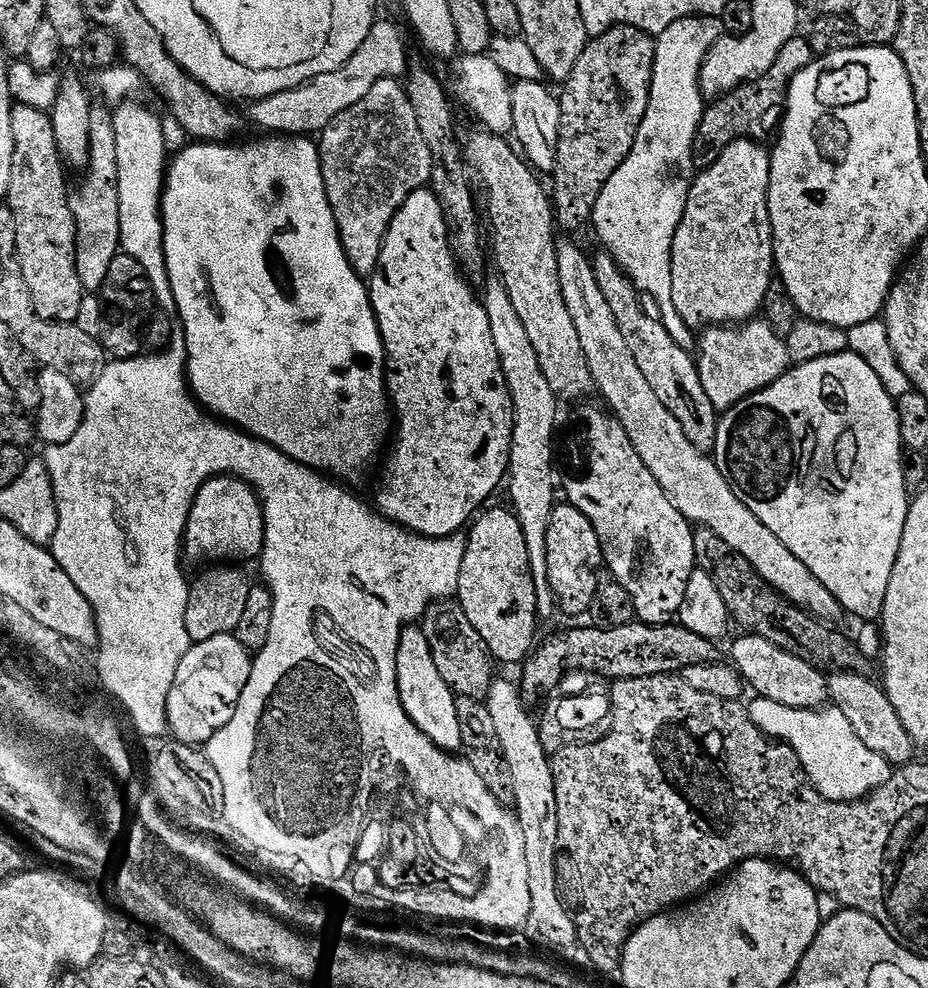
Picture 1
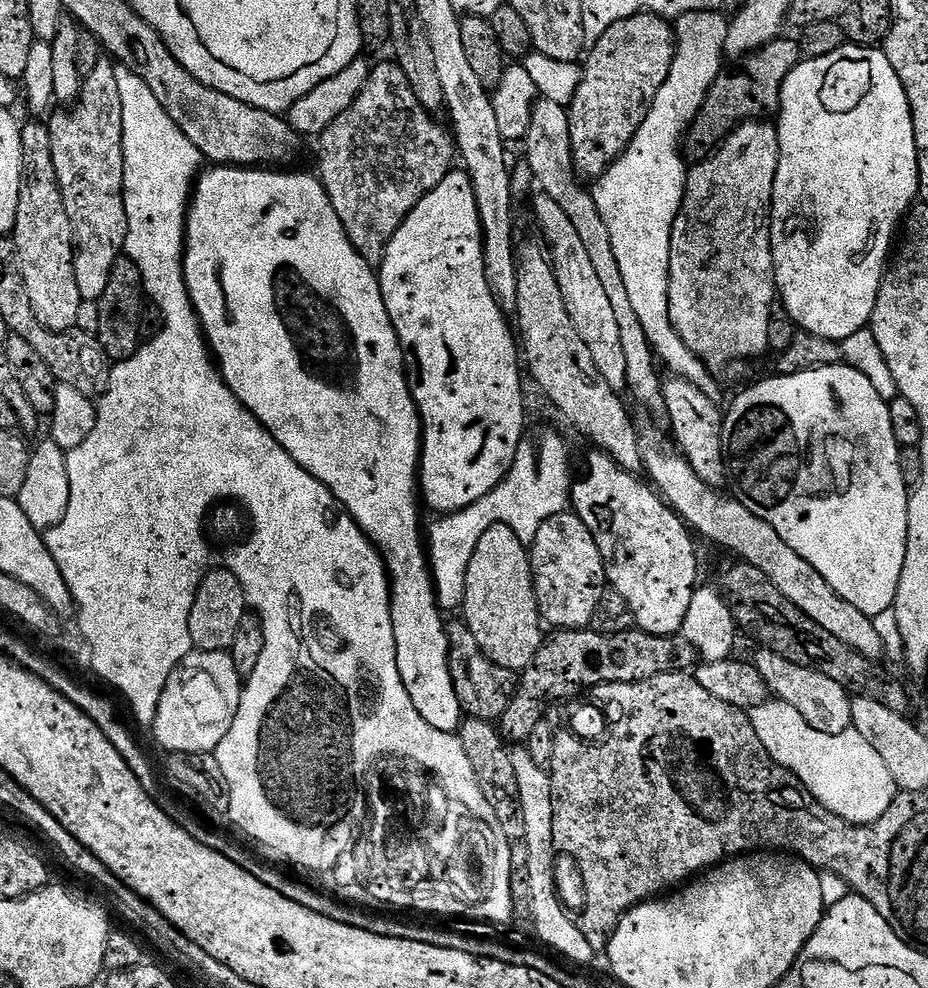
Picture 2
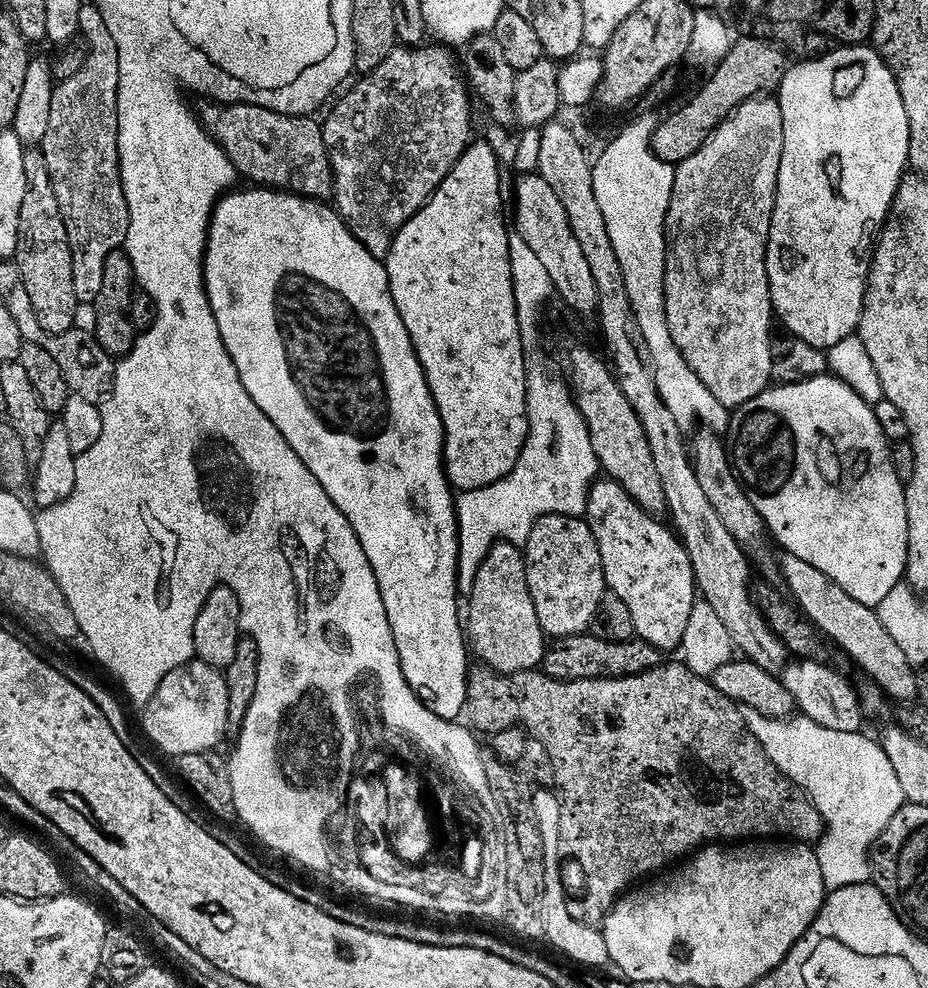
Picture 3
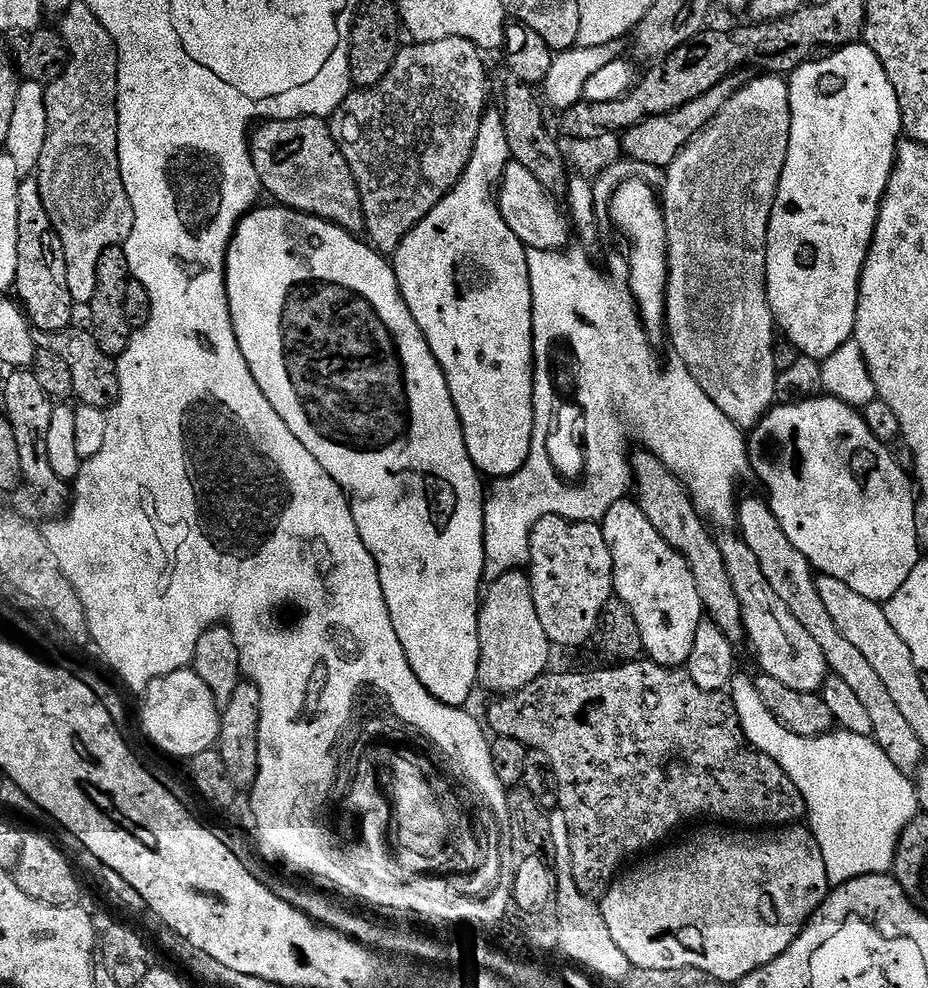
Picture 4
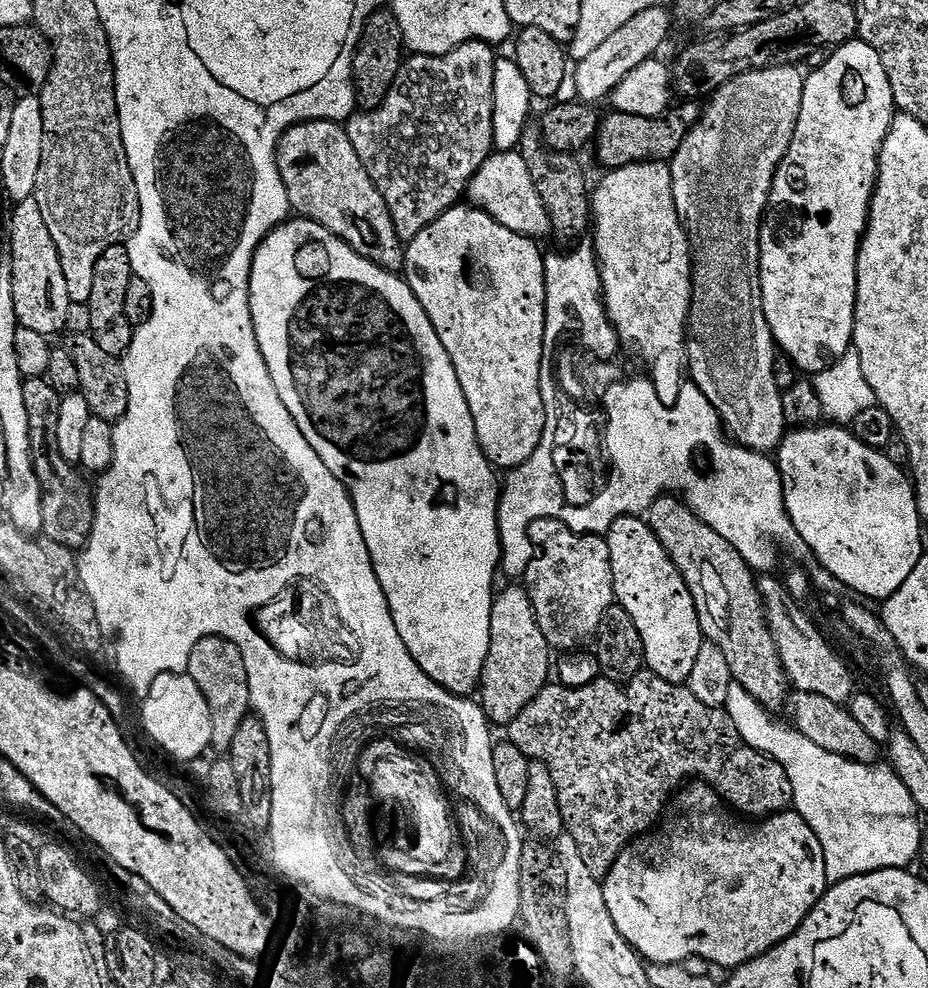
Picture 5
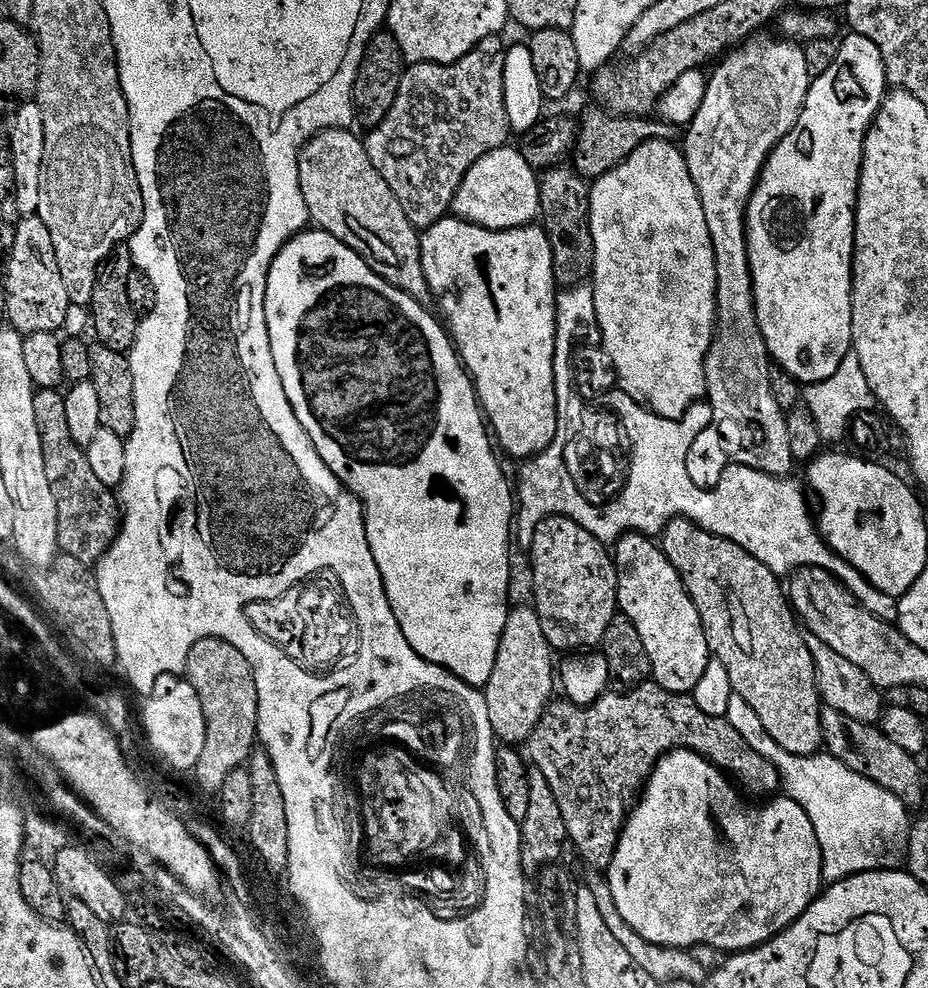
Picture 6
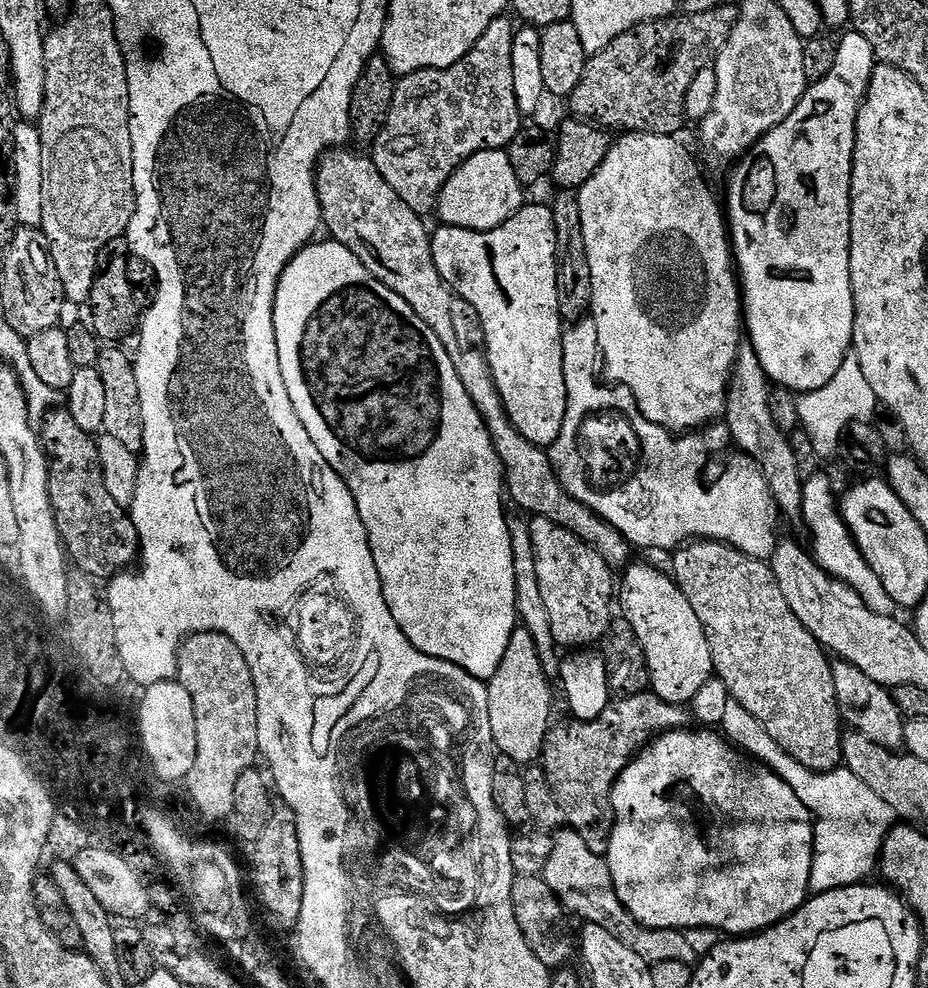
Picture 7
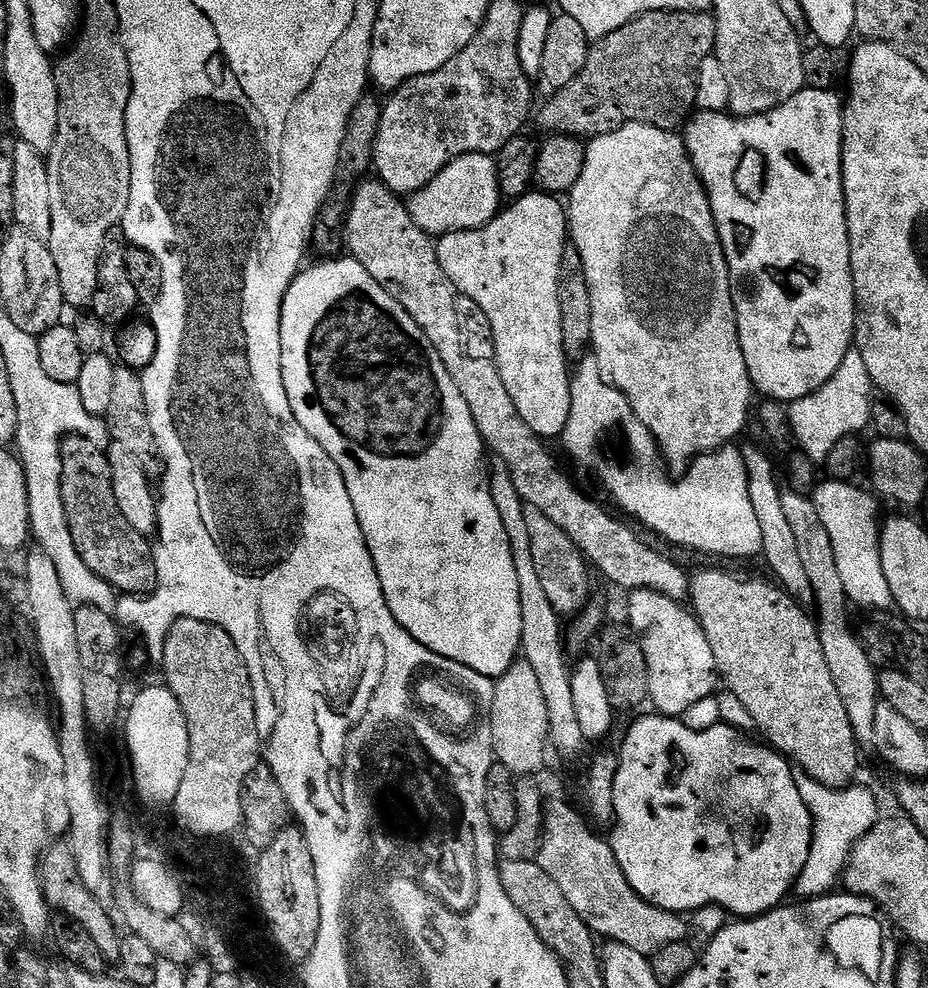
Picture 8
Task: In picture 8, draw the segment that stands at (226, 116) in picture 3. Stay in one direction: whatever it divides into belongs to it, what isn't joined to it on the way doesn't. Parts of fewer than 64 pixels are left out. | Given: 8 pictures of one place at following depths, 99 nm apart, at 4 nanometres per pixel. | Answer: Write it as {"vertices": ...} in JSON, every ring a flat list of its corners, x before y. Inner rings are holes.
{"vertices":[[365,179,359,185,361,188,352,196,352,205,346,208,342,236,346,248,352,251,349,252,351,259,366,266,368,273,396,299,398,306,414,318,418,330,424,332,428,345,442,366,446,366,450,382,454,382,458,394,462,394,470,414,474,414,474,426,478,426,485,449,500,459,499,463,509,472,524,504,542,510,542,514,550,518,550,522,554,522,554,526,558,526,574,546,578,546,589,565,595,571,597,568,610,583,623,590,637,592,645,588,666,594,666,598,671,600,687,601,689,573,684,573,668,554,655,552,647,539,639,540,635,532,623,524,623,519,615,520,602,505,583,496,572,485,571,478,564,476,563,470,556,465,555,458,544,445,547,443,537,438,534,430,526,426,522,414,518,414,514,398,510,398,502,374,496,368,495,359,475,360,468,353,464,332,460,329,460,316,456,313,458,293,438,262,433,237,414,222,407,203,401,197,379,179,371,179]]}

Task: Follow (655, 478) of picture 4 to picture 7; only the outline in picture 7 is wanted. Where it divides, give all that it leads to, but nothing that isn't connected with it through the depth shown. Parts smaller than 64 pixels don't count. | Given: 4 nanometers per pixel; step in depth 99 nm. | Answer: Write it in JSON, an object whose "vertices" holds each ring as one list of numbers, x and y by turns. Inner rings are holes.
{"vertices":[[695,539,675,549,670,575,676,585,690,598,702,630,710,642,712,667,715,675,726,682,726,690,794,758,815,772,832,772,841,767,842,717,838,698,834,694,833,661,813,634,794,616,782,594,781,587,768,562,747,556,742,550,718,540]]}

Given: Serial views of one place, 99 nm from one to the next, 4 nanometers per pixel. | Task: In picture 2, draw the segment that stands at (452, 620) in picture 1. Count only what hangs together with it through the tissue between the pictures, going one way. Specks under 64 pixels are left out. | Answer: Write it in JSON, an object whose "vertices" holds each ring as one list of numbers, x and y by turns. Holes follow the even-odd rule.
{"vertices":[[463,619,447,625,448,630,448,661,452,671,454,690,458,694,461,713,474,720,499,721,512,701,518,683,517,673,511,672,506,666,498,666,482,651,478,642,474,642,474,634,470,634,467,624]]}

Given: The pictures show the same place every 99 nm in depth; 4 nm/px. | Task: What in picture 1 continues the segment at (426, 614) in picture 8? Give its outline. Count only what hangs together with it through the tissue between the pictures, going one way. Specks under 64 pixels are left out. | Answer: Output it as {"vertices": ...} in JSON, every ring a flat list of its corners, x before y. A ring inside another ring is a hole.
{"vertices":[[279,134,264,139,268,140,256,140,253,144,192,142,189,148,182,149,177,156,173,155,167,165,164,190,160,197,160,216,164,219,164,253,170,290,176,303,175,315,179,327,180,324,184,327,182,335,188,351,188,387,200,401,201,408,247,432,255,440,273,444,290,459,315,468,321,474,356,476,375,462,384,443,386,448,390,440,386,353,372,309,372,293,365,277,358,275,354,266,350,266,350,258,346,258,346,250,342,250,338,222,334,222,334,210,330,210,330,202,326,198,317,141],[416,626,405,627,400,635,400,645,396,655,396,681,398,694,406,714,418,726,418,730,449,754,459,753,462,749,462,733,458,730,458,710,456,709,456,693,442,682,442,674,438,674,438,666,434,666,434,654,430,654,430,642,426,642,426,634]]}

